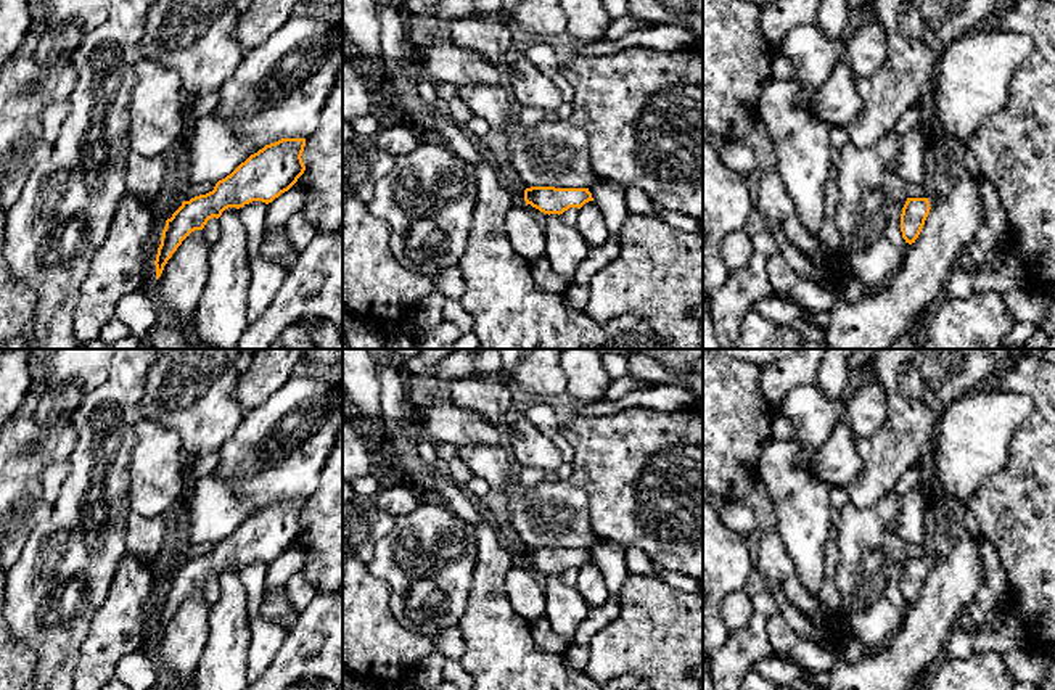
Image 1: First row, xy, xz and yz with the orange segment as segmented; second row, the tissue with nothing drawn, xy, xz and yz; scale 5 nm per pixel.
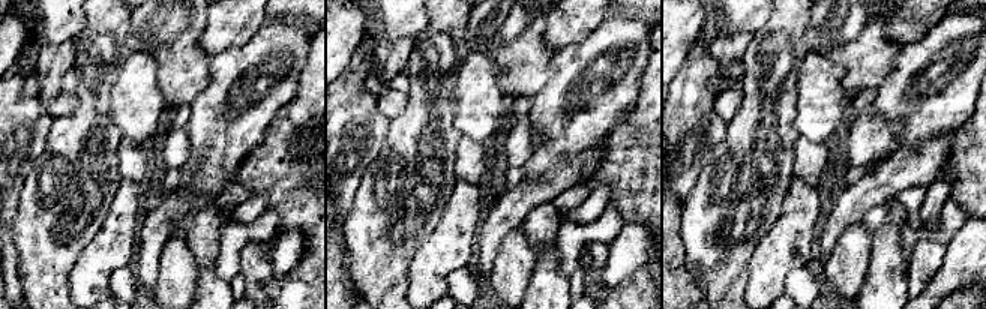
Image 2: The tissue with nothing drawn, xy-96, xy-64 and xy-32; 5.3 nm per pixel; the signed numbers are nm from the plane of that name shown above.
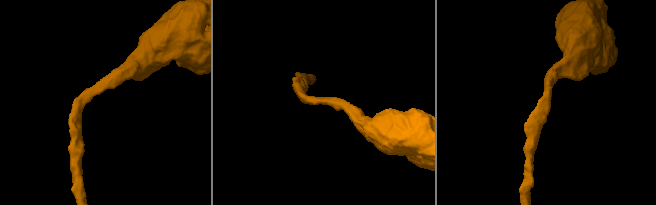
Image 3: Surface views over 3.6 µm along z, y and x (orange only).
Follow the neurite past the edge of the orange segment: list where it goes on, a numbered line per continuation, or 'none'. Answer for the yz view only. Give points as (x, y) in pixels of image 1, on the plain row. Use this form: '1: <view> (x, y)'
none

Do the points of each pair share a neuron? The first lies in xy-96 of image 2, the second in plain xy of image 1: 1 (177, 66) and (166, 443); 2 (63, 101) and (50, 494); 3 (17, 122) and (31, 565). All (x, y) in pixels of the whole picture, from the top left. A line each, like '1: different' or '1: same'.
1: different
2: same
3: different

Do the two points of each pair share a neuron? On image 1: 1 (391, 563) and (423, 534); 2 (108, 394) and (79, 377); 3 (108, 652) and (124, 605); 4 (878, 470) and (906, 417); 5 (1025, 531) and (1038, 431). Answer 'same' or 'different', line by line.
1: same
2: different
3: same
4: same
5: same

